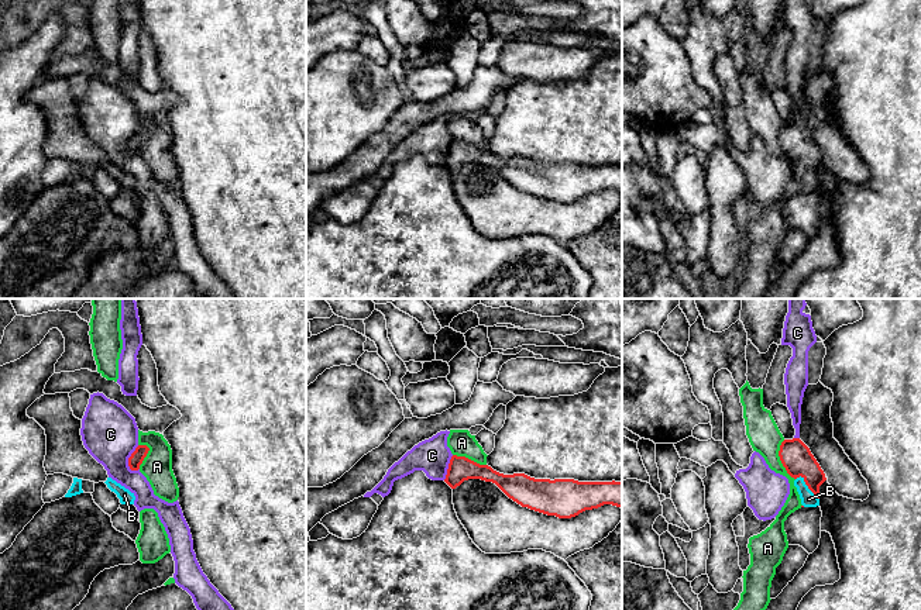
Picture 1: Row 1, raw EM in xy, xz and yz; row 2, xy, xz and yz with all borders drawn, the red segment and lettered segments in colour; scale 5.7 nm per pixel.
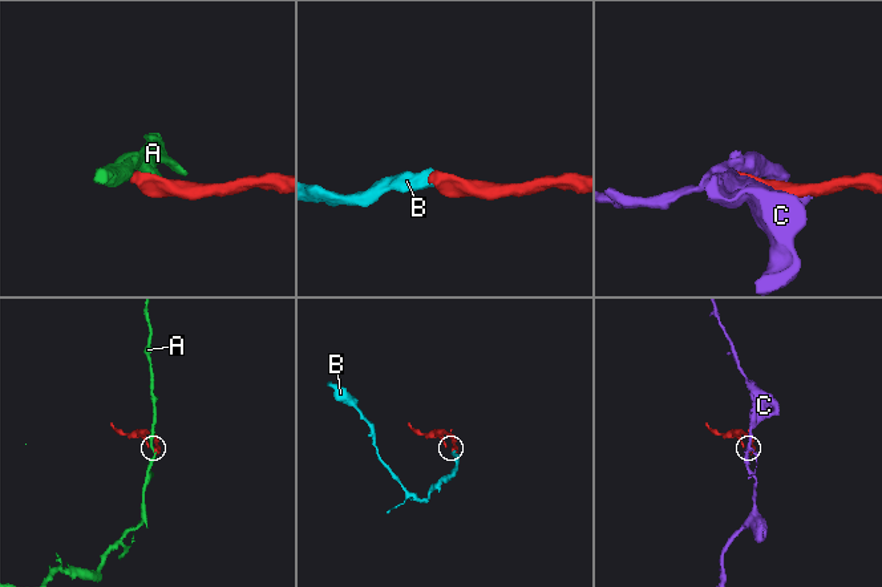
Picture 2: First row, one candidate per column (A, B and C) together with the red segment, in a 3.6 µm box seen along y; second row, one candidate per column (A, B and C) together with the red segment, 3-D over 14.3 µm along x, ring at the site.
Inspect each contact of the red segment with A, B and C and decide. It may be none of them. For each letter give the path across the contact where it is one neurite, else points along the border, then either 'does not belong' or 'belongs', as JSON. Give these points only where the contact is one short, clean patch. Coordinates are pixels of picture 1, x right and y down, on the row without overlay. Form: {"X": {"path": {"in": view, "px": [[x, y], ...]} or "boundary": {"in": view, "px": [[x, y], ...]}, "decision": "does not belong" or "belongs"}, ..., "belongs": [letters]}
{"A": {"boundary": {"in": "yz", "px": [[783, 124], [779, 133], [779, 144], [794, 164]]}, "decision": "does not belong"}, "B": {"path": {"in": "yz", "px": [[796, 141], [807, 157], [807, 169], [808, 183]]}, "decision": "belongs"}, "C": {"boundary": {"in": "xy", "px": [[138, 130], [129, 142], [129, 152], [131, 155]]}, "decision": "does not belong"}, "belongs": ["B"]}

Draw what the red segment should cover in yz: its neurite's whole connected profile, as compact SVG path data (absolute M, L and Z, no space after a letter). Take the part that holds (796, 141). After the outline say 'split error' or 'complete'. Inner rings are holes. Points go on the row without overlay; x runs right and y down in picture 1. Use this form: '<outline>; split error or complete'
M784 124L779 135L780 145L787 158L794 162L794 170L804 192L819 190L819 170L827 165L824 155L800 124Z; split error

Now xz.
M453 139L444 166L456 173L468 163L492 166L522 192L559 203L571 203L604 189L622 193L622 166L550 165L535 163L525 158L504 159L488 149Z; complete

